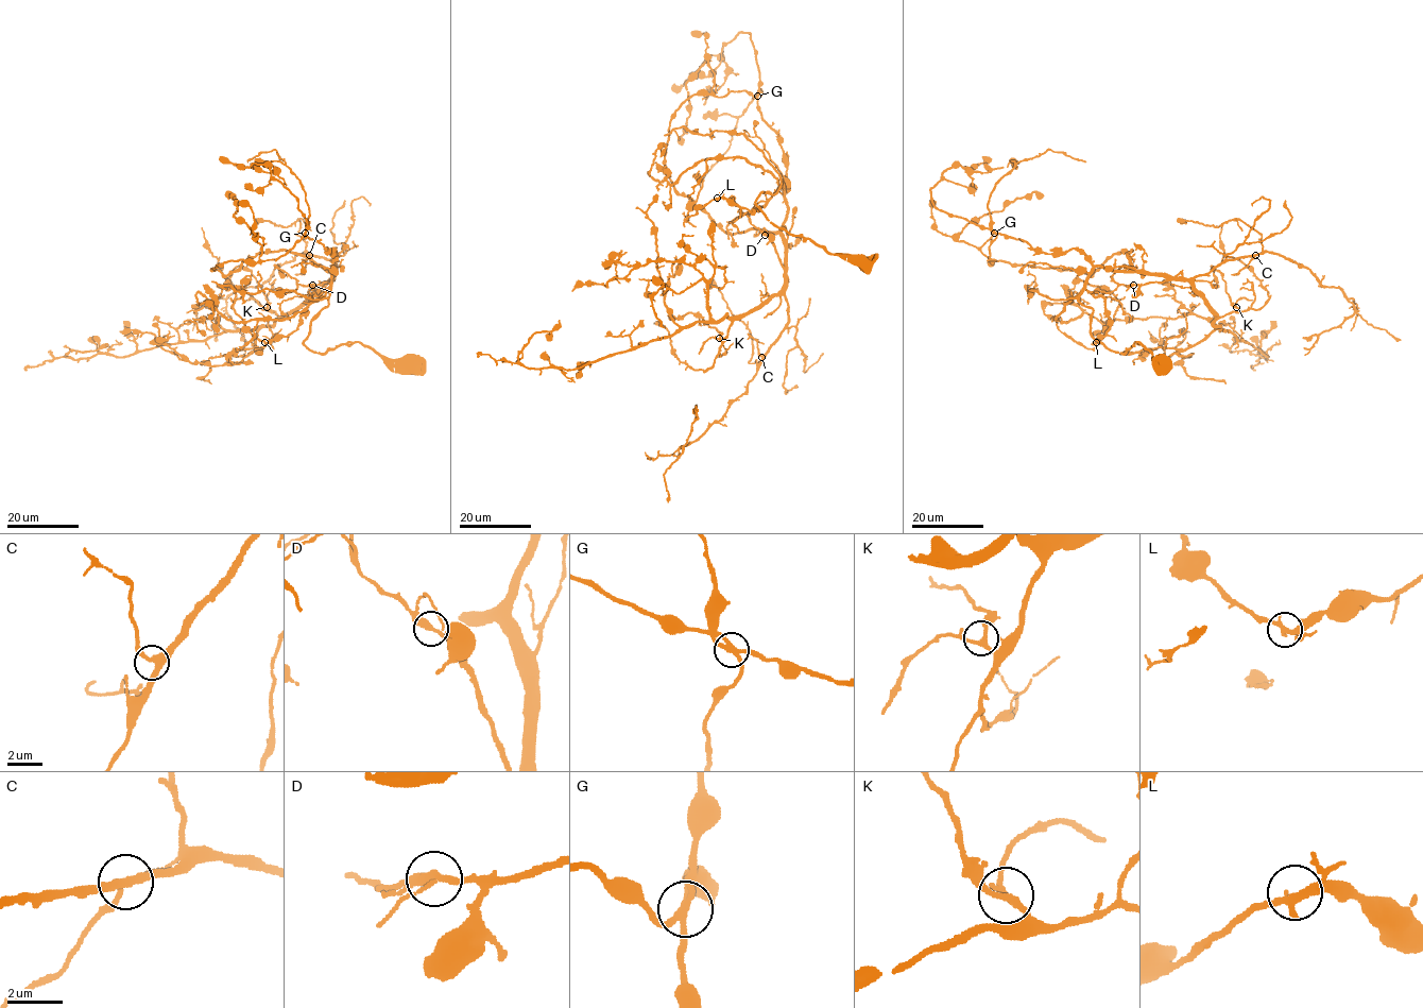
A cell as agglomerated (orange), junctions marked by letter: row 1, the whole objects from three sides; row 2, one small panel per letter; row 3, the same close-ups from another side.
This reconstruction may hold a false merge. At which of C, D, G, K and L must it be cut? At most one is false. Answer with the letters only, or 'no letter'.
no letter

